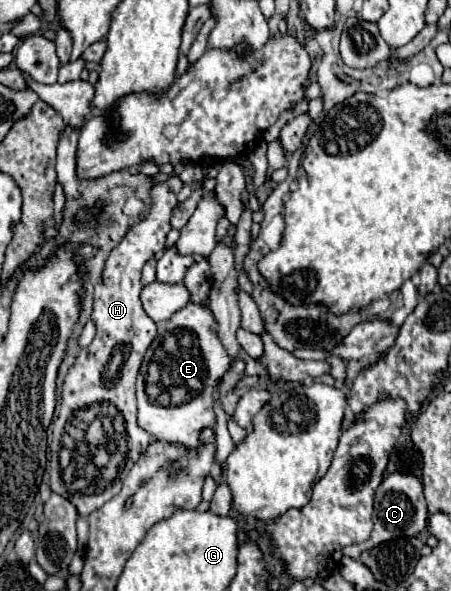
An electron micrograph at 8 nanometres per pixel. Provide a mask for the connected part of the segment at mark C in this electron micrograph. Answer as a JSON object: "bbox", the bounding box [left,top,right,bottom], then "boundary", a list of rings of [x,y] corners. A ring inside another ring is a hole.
{"bbox":[344,473,428,559],"boundary":[[[404,473],[386,475],[384,481],[380,483],[378,491],[376,491],[374,531],[372,531],[370,539],[364,541],[364,543],[358,543],[354,547],[346,547],[344,555],[352,557],[352,559],[358,559],[362,551],[376,547],[382,541],[390,541],[390,539],[396,539],[396,537],[402,537],[402,535],[404,537],[414,537],[422,529],[426,529],[426,521],[428,521],[428,509],[426,509],[426,501],[424,501],[424,493],[422,493],[422,481],[416,479],[414,475],[404,475]]]}

